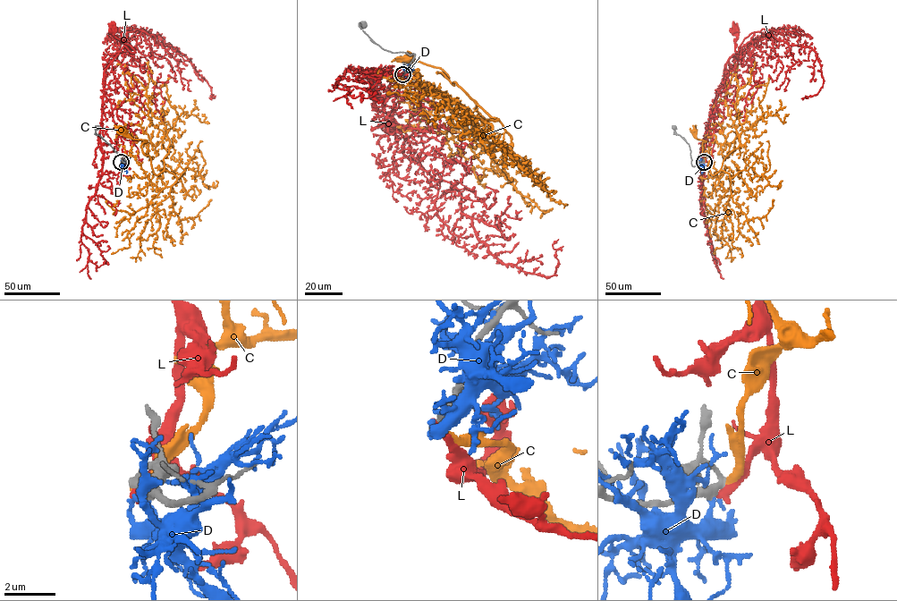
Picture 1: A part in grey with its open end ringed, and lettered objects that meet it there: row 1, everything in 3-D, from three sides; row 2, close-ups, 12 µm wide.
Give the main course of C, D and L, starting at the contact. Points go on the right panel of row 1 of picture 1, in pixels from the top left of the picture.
C: (704, 162), (709, 155), (726, 190), (730, 174), (711, 173), (703, 140), (694, 131)
D: (703, 162), (701, 173)
L: (704, 162), (714, 105), (724, 80), (724, 64), (754, 33), (746, 37), (736, 52), (736, 29)

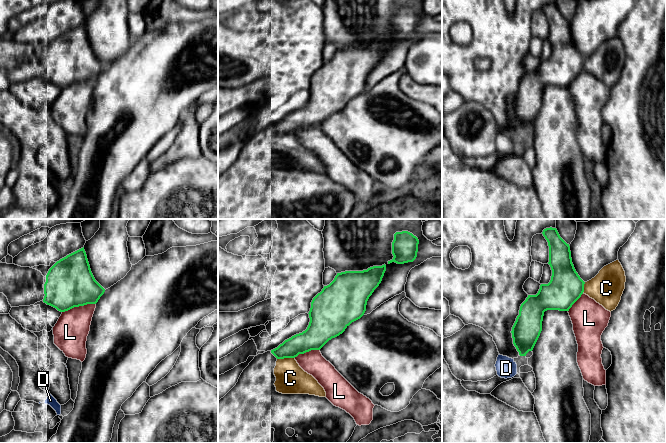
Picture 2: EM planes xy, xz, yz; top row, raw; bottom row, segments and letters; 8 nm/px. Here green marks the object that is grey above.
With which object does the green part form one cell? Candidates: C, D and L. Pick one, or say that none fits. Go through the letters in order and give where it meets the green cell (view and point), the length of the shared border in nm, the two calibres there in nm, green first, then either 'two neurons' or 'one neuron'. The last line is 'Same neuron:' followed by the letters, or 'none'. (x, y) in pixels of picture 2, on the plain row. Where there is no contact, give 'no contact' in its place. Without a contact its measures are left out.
C: meets green in xz at (285, 133); contact 140 nm long; 170 nm thick on the green side, 240 nm on the other; two neurons
D: no contact; two neurons
L: meets green in xy at (78, 82); contact 280 nm long; 380 nm thick on the green side, 280 nm on the other; two neurons
Same neuron: none

